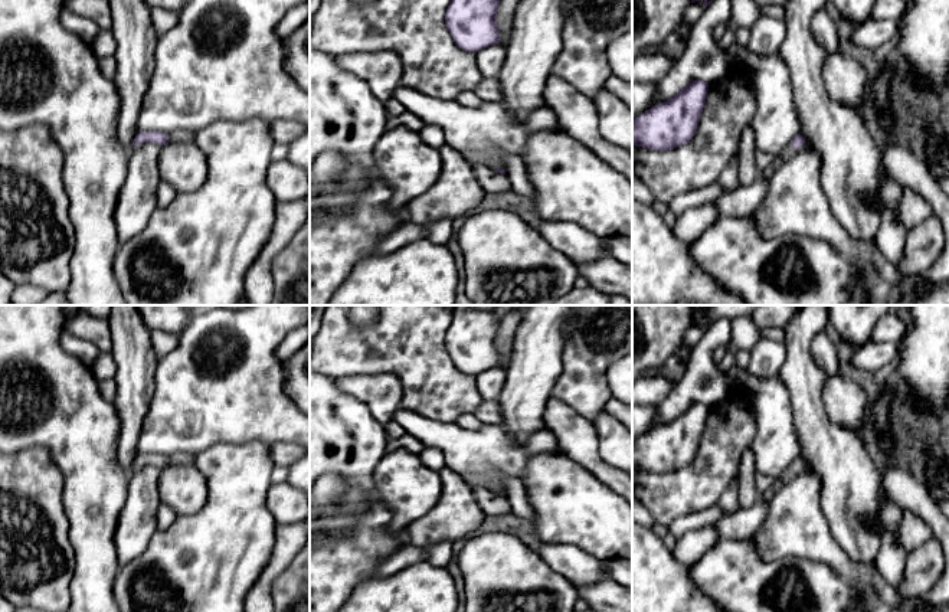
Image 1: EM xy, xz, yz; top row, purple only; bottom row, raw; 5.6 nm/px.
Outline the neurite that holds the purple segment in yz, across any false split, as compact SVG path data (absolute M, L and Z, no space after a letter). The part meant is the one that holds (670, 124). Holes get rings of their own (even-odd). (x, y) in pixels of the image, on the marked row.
M691 81L674 98L632 121L632 145L667 151L690 143L707 99L709 84Z

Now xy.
M160 131L138 132L131 145L125 148L127 156L130 157L144 143L153 143L161 148L163 145L170 143L170 140L168 134Z

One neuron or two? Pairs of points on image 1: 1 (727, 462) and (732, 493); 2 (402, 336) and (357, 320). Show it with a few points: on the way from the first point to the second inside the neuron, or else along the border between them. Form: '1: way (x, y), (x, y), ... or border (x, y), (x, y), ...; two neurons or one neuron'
1: border (738, 477), (716, 503); two neurons
2: border (378, 320), (366, 327), (353, 327), (349, 323); two neurons

